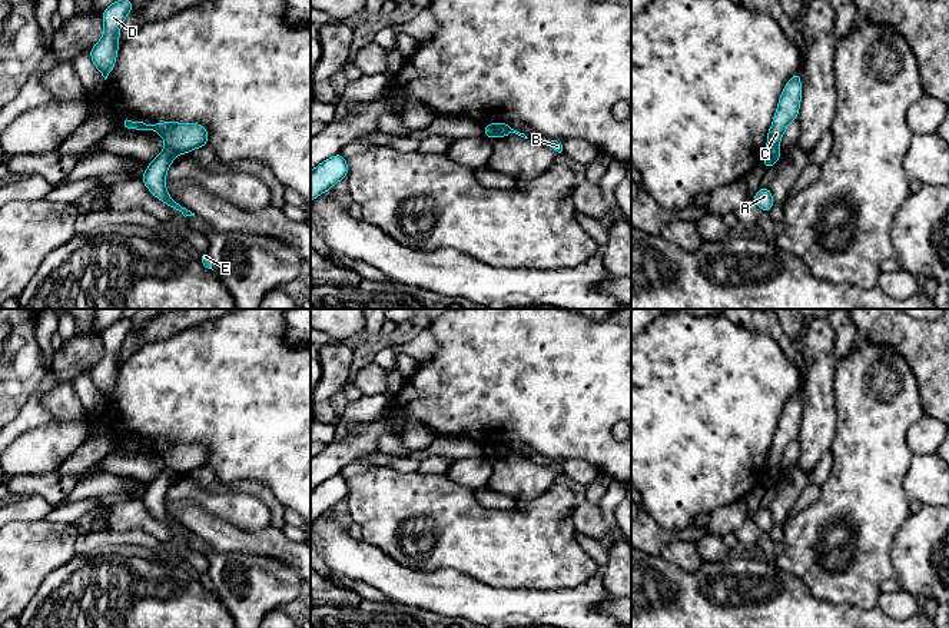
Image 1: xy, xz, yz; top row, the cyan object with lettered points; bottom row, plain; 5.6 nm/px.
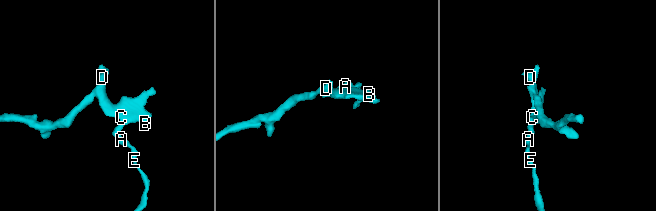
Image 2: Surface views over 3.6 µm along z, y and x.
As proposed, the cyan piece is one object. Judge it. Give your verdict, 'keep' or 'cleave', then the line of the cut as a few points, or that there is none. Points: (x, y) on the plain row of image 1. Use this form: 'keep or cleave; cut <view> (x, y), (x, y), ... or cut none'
cleave; cut xz (494, 444), (491, 458)

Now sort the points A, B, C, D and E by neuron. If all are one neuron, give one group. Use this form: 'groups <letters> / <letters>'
groups A E / B C D

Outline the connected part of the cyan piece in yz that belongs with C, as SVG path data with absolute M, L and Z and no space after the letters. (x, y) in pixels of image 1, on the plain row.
M794 393L786 403L780 418L773 443L767 453L767 468L779 468L780 459L784 455L786 448L790 442L796 441L799 436L799 426L802 422L802 401L800 393Z

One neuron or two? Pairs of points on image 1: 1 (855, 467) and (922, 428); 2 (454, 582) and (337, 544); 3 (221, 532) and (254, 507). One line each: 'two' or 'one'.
1: two
2: one
3: two

